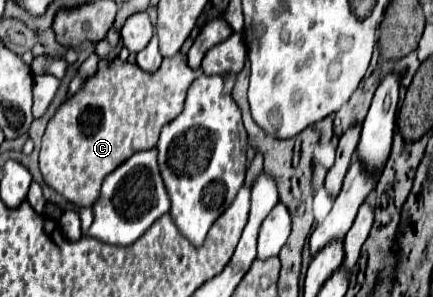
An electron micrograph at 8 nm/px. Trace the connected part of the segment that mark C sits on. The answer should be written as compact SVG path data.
M182 54L164 58L154 74L146 74L138 64L122 62L120 56L100 58L96 74L56 108L46 126L40 148L44 182L68 202L92 206L106 174L130 154L156 146L160 128L182 112L186 90L198 76L200 70L188 68Z

